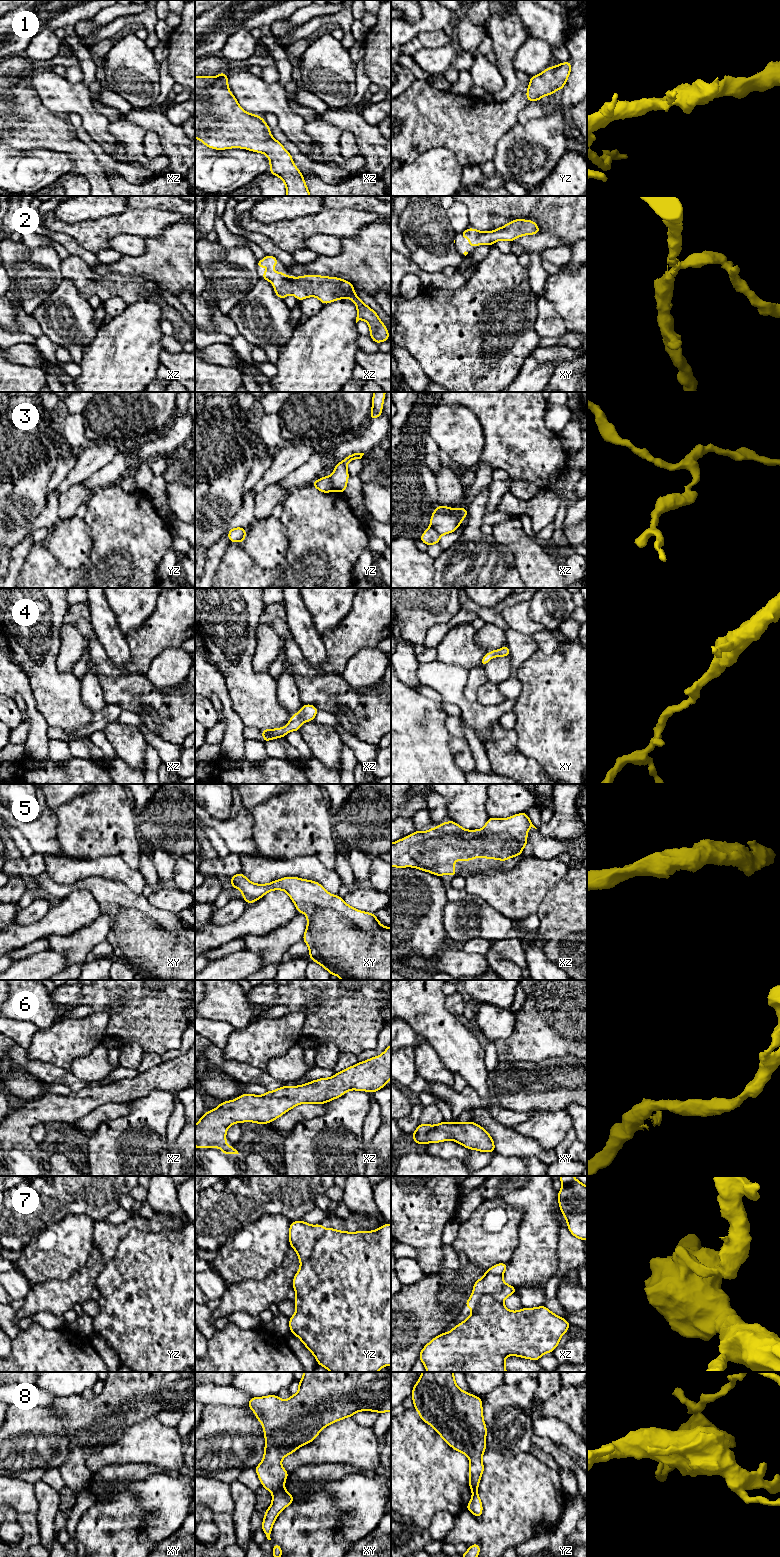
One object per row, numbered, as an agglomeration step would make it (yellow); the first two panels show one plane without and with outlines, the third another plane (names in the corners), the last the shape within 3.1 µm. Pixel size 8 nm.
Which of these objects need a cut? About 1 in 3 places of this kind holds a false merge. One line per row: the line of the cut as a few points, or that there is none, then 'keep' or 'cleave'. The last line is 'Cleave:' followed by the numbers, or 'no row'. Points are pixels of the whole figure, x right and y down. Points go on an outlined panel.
1: no cut | keep
2: no cut | keep
3: yz (330, 476), (335, 490) | cleave
4: no cut | keep
5: no cut | keep
6: no cut | keep
7: yz (326, 1230), (313, 1248), (312, 1255), (301, 1263) | cleave
8: xy (283, 1487), (273, 1494) | cleave
Cleave: 3, 7, 8

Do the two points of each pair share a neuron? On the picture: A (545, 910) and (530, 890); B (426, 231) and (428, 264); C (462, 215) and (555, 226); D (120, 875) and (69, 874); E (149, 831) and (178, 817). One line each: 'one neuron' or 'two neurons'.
A: two neurons
B: one neuron
C: two neurons
D: one neuron
E: one neuron

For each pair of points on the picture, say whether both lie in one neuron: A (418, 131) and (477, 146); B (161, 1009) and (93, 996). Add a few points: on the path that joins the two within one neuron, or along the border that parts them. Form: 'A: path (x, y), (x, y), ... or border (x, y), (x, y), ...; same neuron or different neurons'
A: path (433, 130), (462, 131); same neuron
B: path (144, 994), (110, 994); same neuron

